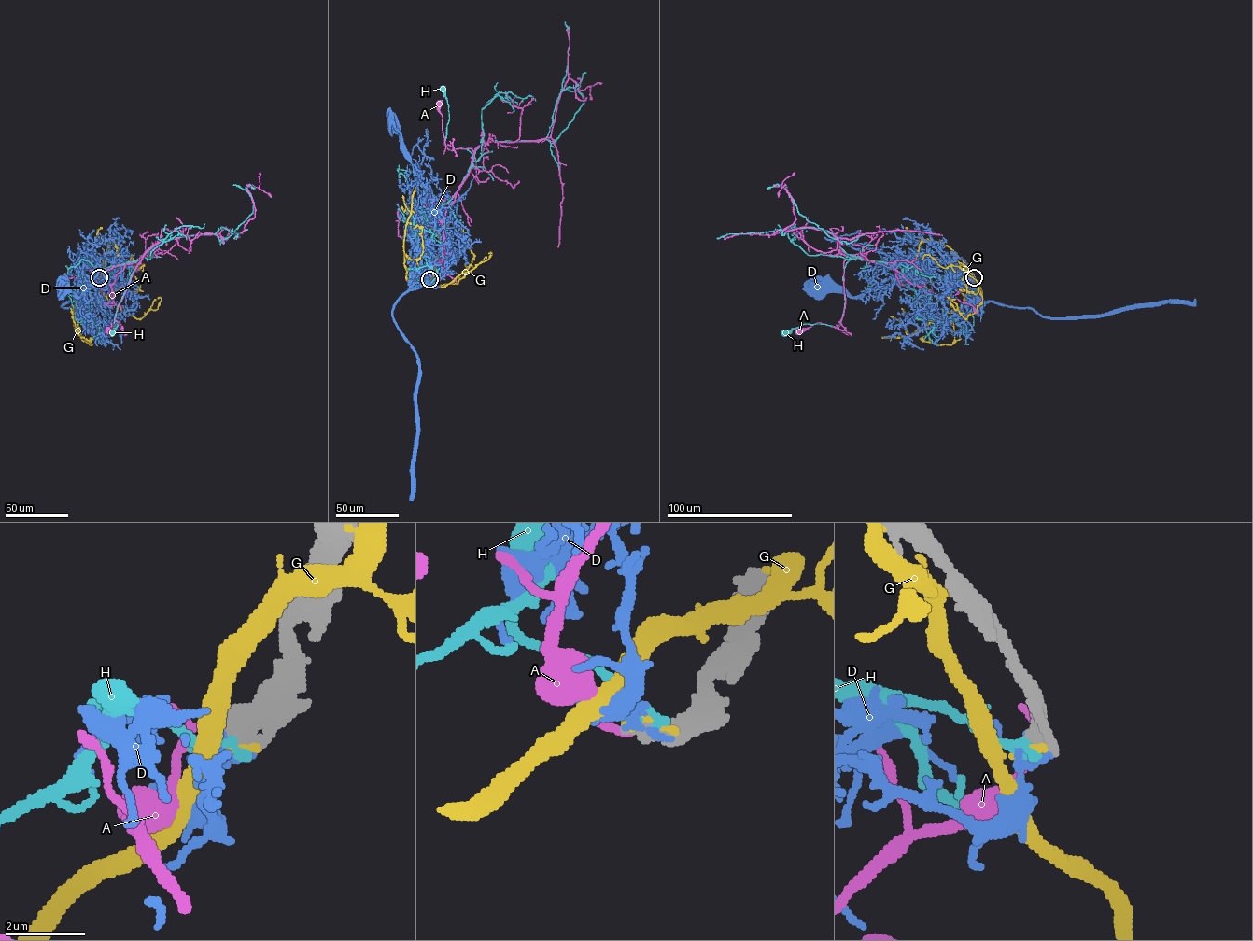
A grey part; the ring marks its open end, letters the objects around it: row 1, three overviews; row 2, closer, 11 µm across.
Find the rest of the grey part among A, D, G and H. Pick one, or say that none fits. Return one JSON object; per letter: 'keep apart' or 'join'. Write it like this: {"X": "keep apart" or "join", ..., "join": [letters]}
{"A": "keep apart", "D": "keep apart", "G": "keep apart", "H": "keep apart", "join": []}

